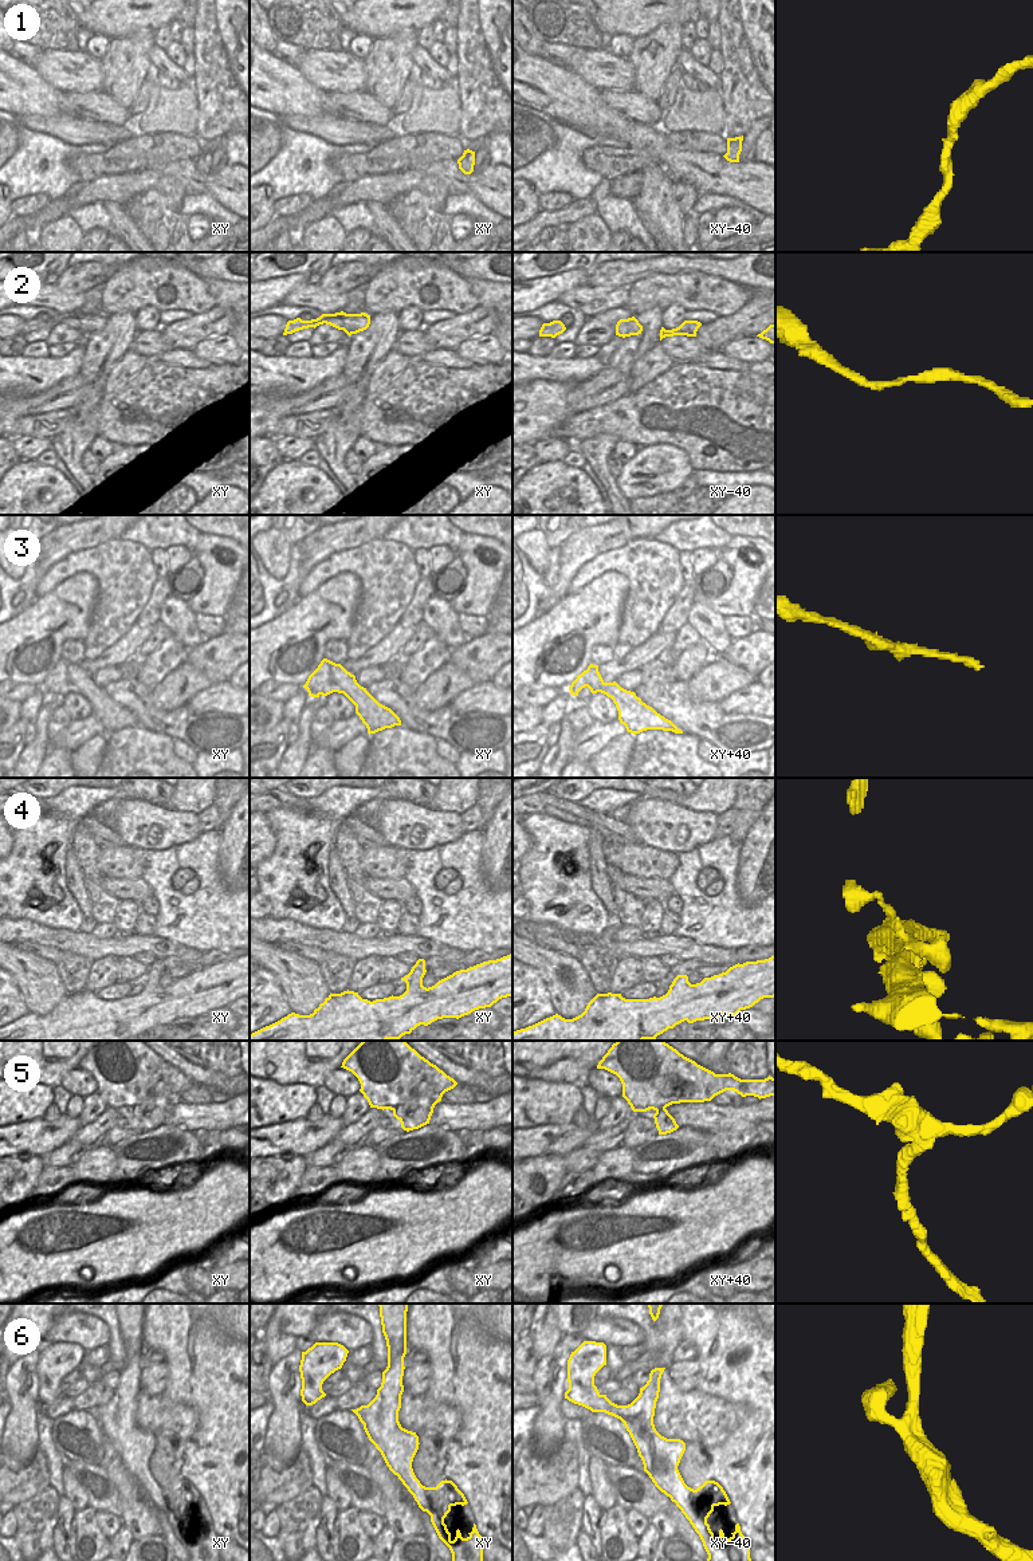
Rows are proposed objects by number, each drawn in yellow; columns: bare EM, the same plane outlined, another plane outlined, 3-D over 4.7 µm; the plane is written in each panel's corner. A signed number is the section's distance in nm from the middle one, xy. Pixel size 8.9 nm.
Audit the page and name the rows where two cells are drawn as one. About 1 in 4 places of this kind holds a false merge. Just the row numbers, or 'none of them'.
5

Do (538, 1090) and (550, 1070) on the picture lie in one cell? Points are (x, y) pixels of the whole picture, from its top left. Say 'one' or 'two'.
two

